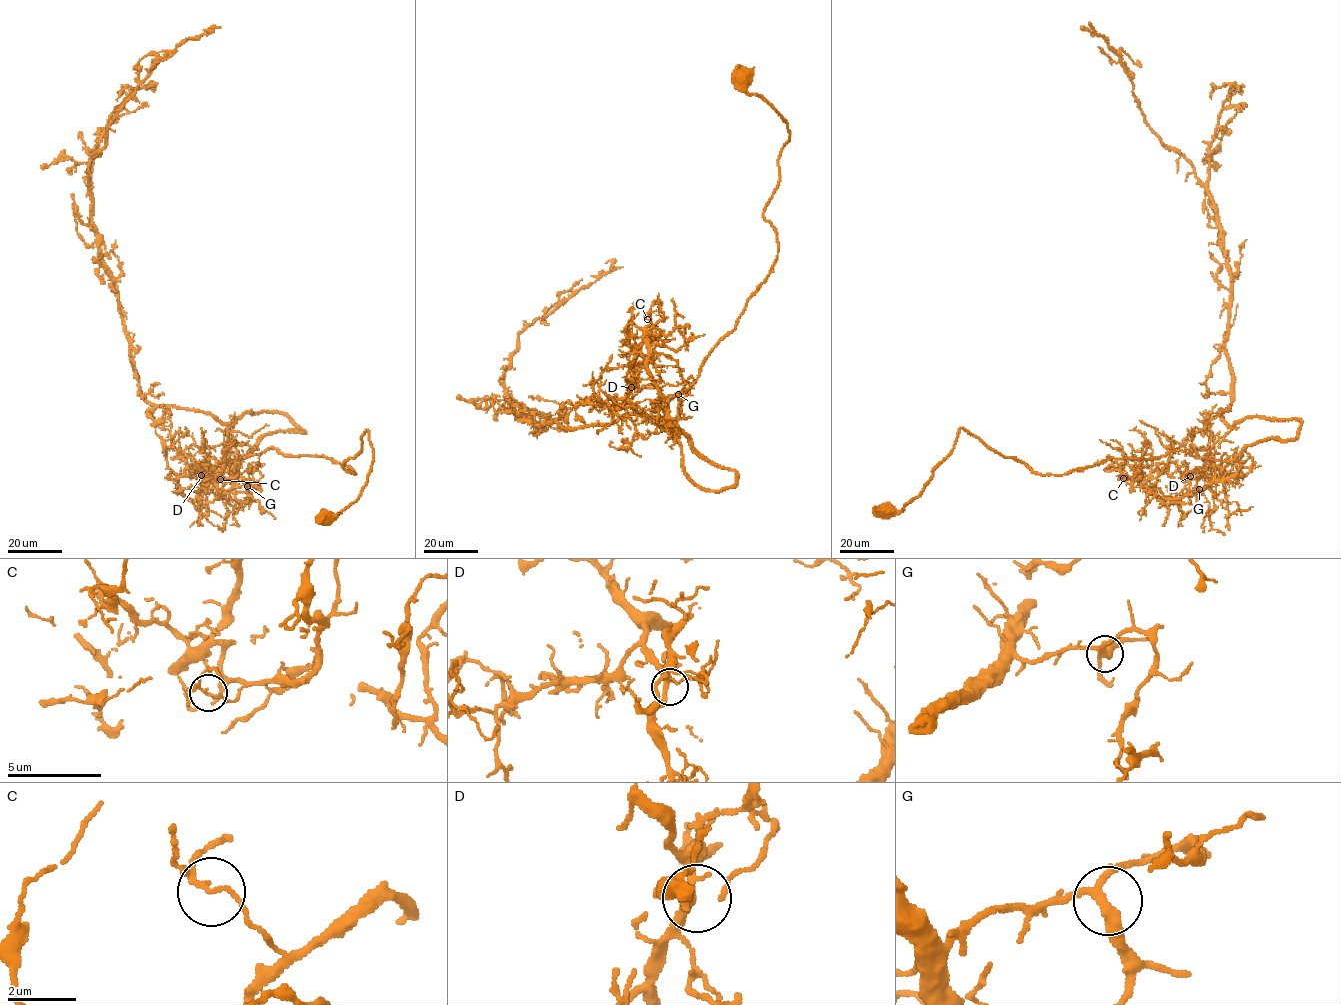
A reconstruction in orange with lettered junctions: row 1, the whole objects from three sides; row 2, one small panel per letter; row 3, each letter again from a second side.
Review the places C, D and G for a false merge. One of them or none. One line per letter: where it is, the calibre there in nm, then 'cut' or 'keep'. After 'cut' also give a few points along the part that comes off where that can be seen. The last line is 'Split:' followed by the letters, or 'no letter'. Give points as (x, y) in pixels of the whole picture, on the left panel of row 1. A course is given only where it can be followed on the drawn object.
C: place (220, 479); calibre 110 nm; cut; course (220, 479), (214, 469), (182, 473), (155, 431), (164, 410)
D: place (201, 475); calibre 240 nm; keep
G: place (247, 486); calibre 260 nm; keep
Split: C

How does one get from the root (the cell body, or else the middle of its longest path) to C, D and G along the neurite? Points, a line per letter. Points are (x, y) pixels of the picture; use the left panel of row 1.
C: (320, 518), (360, 494), (367, 430), (343, 463), (355, 473), (272, 447), (218, 499), (220, 479)
D: (320, 518), (360, 494), (374, 458), (367, 430), (343, 463), (355, 473), (272, 447), (198, 467), (201, 475)
G: (320, 518), (360, 494), (367, 430), (343, 463), (355, 473), (272, 447), (241, 460), (234, 485), (247, 486)

